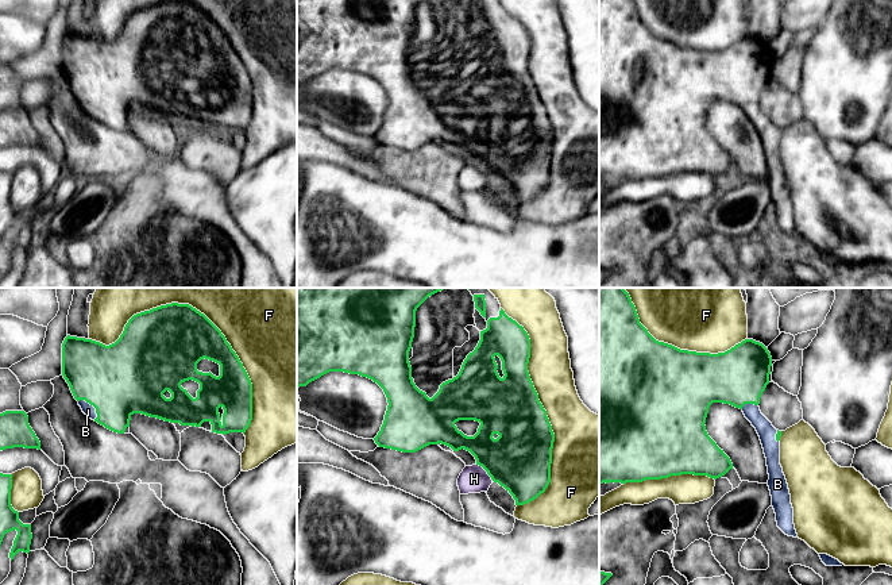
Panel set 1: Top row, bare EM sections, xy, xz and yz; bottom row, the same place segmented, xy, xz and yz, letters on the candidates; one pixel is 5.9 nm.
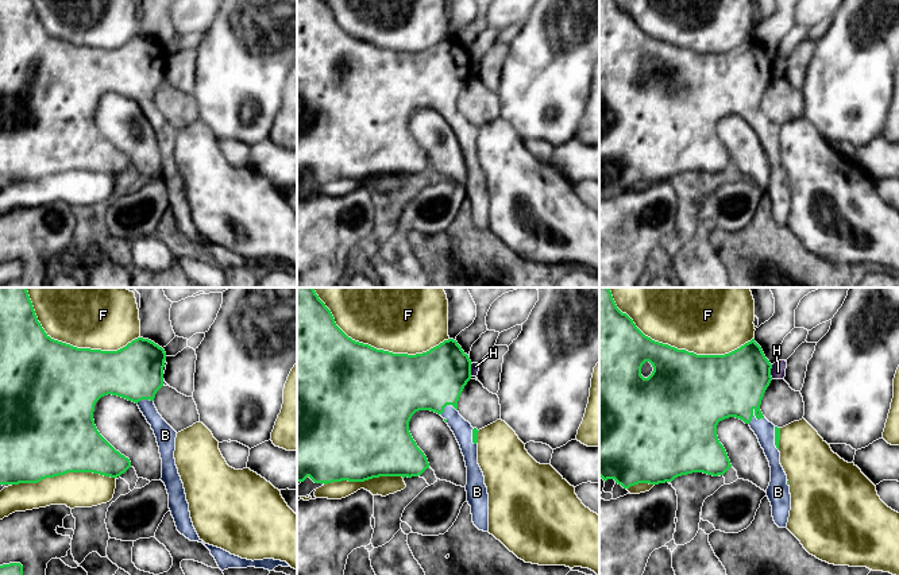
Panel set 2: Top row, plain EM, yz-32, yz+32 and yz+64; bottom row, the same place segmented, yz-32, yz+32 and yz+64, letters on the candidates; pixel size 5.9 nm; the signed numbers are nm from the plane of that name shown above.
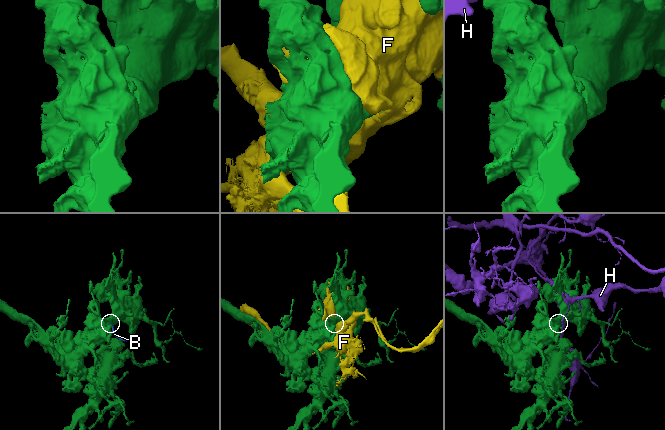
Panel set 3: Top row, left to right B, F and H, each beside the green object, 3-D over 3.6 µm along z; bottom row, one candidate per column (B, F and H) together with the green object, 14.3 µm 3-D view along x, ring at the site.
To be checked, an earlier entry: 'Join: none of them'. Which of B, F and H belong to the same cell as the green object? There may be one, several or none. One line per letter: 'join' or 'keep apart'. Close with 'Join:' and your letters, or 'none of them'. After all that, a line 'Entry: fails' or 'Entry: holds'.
B: join
F: keep apart
H: keep apart
Join: B
Entry: fails

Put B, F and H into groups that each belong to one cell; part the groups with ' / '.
B / F / H

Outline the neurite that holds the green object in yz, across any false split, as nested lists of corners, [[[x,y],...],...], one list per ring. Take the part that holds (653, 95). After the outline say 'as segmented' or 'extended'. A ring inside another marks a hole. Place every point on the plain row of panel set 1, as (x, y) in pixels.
[[[599,0],[599,193],[626,180],[661,177],[671,173],[694,172],[719,176],[733,161],[706,128],[706,115],[713,100],[740,105],[756,126],[768,163],[768,184],[777,224],[788,234],[798,235],[793,205],[783,165],[780,162],[780,134],[760,108],[760,95],[769,81],[772,54],[768,46],[753,36],[745,36],[718,51],[680,47],[656,38],[640,20],[633,0]]]; extended

